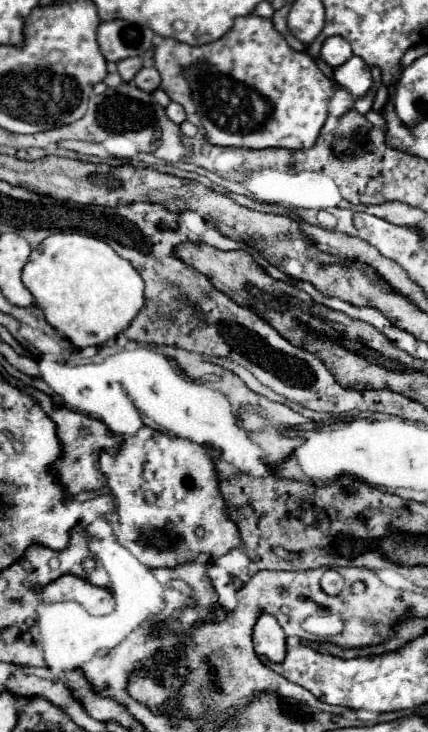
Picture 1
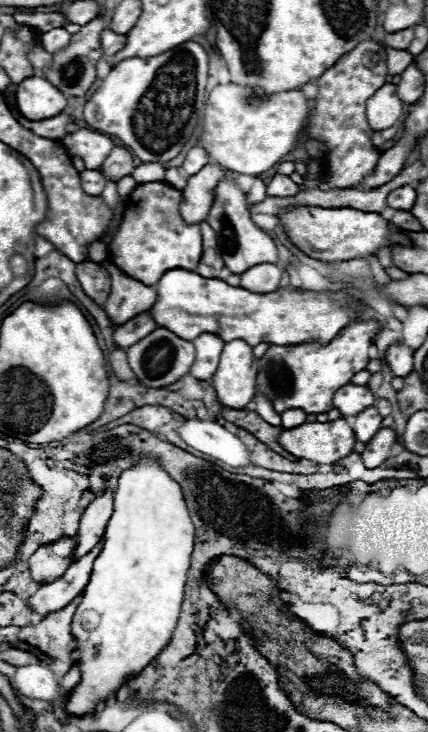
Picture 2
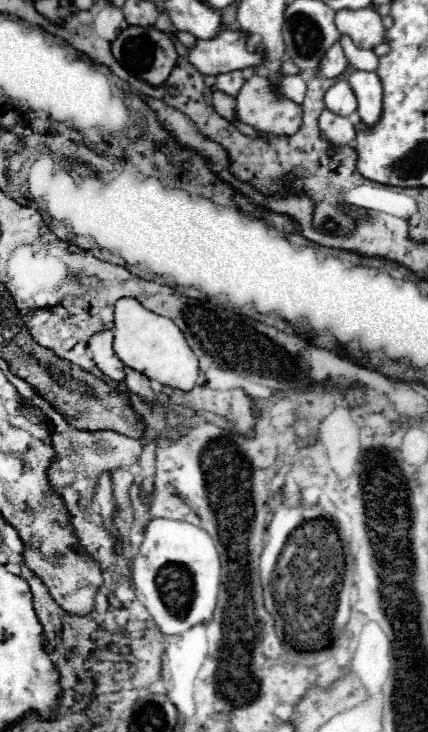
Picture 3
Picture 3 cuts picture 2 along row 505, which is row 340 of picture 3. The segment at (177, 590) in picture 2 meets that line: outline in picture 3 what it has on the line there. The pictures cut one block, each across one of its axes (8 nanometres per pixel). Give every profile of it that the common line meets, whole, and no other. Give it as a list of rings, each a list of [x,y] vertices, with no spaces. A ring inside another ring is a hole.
[[[120,298],[114,310],[114,352],[124,366],[164,386],[190,392],[198,382],[198,358],[180,328],[164,316],[146,310],[136,298]]]

